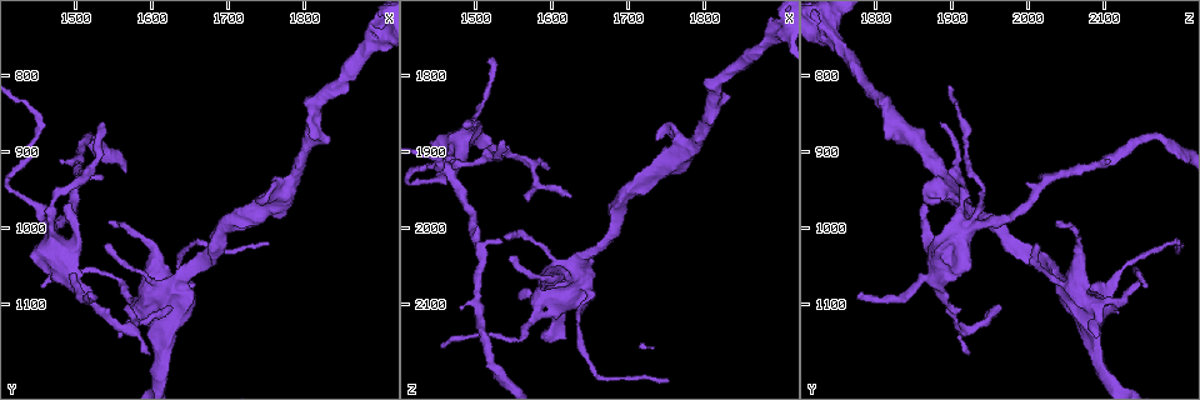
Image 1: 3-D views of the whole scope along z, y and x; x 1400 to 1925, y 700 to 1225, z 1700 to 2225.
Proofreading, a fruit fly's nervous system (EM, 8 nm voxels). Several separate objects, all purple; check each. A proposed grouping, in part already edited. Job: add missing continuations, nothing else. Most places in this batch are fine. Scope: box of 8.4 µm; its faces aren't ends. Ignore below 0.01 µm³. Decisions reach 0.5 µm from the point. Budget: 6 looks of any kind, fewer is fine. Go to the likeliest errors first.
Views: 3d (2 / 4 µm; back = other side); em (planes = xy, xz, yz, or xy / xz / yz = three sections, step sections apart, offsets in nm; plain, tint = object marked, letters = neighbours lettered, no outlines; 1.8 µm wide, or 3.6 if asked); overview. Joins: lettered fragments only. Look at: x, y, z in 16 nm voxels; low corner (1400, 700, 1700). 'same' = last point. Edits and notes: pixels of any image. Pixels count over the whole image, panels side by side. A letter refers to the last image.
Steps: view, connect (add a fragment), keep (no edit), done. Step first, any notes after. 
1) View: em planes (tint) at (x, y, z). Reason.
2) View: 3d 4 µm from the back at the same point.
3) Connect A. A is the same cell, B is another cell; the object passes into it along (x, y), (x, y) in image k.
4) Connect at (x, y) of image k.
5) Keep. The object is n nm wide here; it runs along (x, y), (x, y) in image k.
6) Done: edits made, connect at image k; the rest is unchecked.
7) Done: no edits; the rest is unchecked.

View: 3d 4 µm at (1740, 965, 1885).

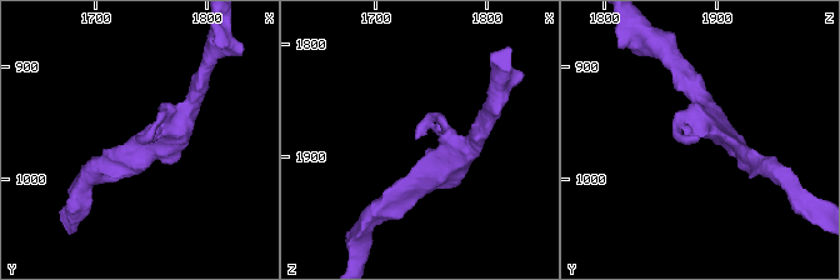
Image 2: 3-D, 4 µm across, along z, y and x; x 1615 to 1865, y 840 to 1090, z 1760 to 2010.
View: em planes (letters) at (1736, 964, 1886).

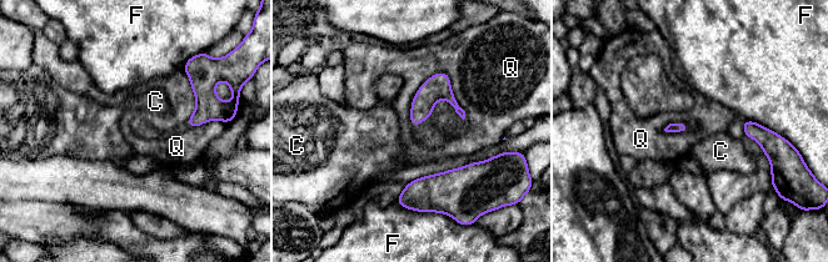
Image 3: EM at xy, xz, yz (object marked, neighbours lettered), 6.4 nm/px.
Keep. The longest contact is with Q, 420 nm; C, F and Q are other cells; a border runs along (183, 67), (186, 125), (218, 120) in image 3; none of them fits.

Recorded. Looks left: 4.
View: em 3.6 µm planes (letters) at (1460, 1075, 2160). Tapers out.

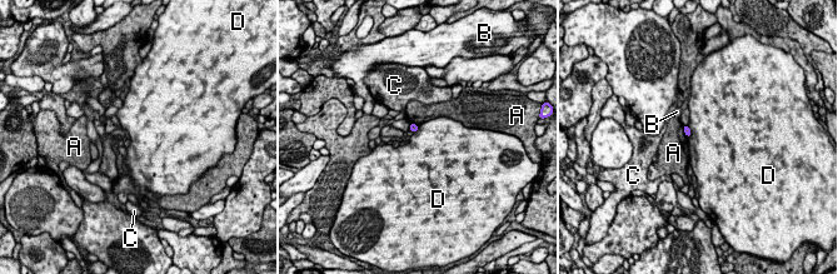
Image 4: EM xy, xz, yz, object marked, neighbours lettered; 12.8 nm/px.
Keep. A, B, C and D are other cells; a border runs along (687, 125), (691, 131), (689, 138) in image 4; none of them fits.

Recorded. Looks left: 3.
View: em planes (plain) at (1640, 1075, 2050). Calibre changes.

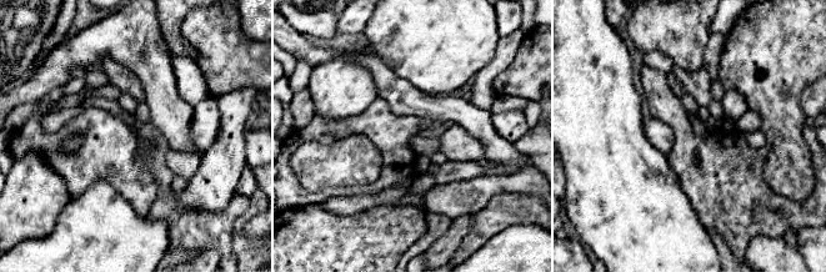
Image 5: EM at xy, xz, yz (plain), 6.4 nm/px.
View: em planes (letters) at the same point. See the neighbours.

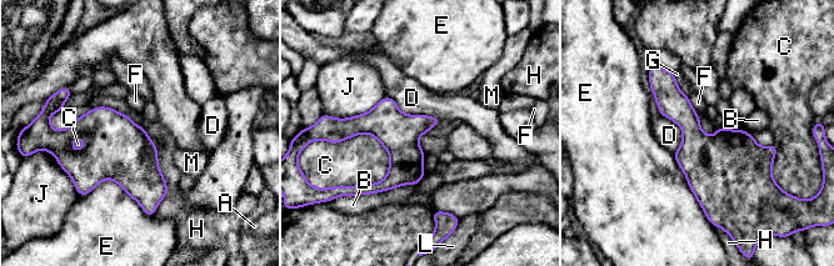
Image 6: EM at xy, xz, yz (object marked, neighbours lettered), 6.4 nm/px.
Keep. The object is 260 nm wide here; A, B, C, D, E, F, G, H, J, L and M are other cells; a border runs along (386, 95), (403, 113), (440, 119) in image 6; none of them fits.

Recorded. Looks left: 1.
Done: no edits; the rest is unchecked.

